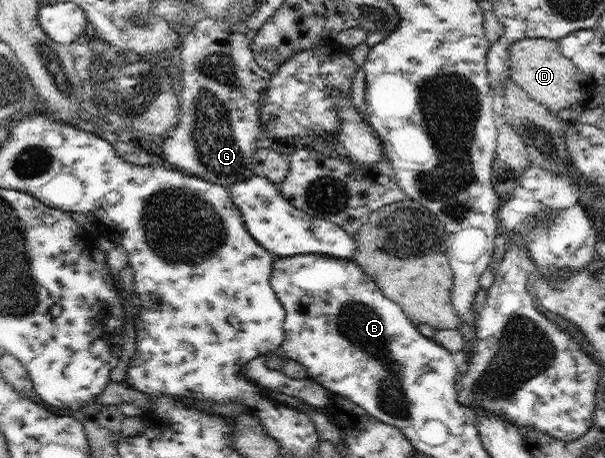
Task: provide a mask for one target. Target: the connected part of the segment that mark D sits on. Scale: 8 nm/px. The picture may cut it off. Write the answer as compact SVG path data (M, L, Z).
M519 39L509 45L509 60L507 63L508 67L511 69L511 80L518 84L532 99L539 101L542 105L545 105L548 109L556 113L559 113L564 108L570 107L570 105L588 99L586 85L589 77L582 73L581 69L571 59L562 55L559 42L556 39Z

